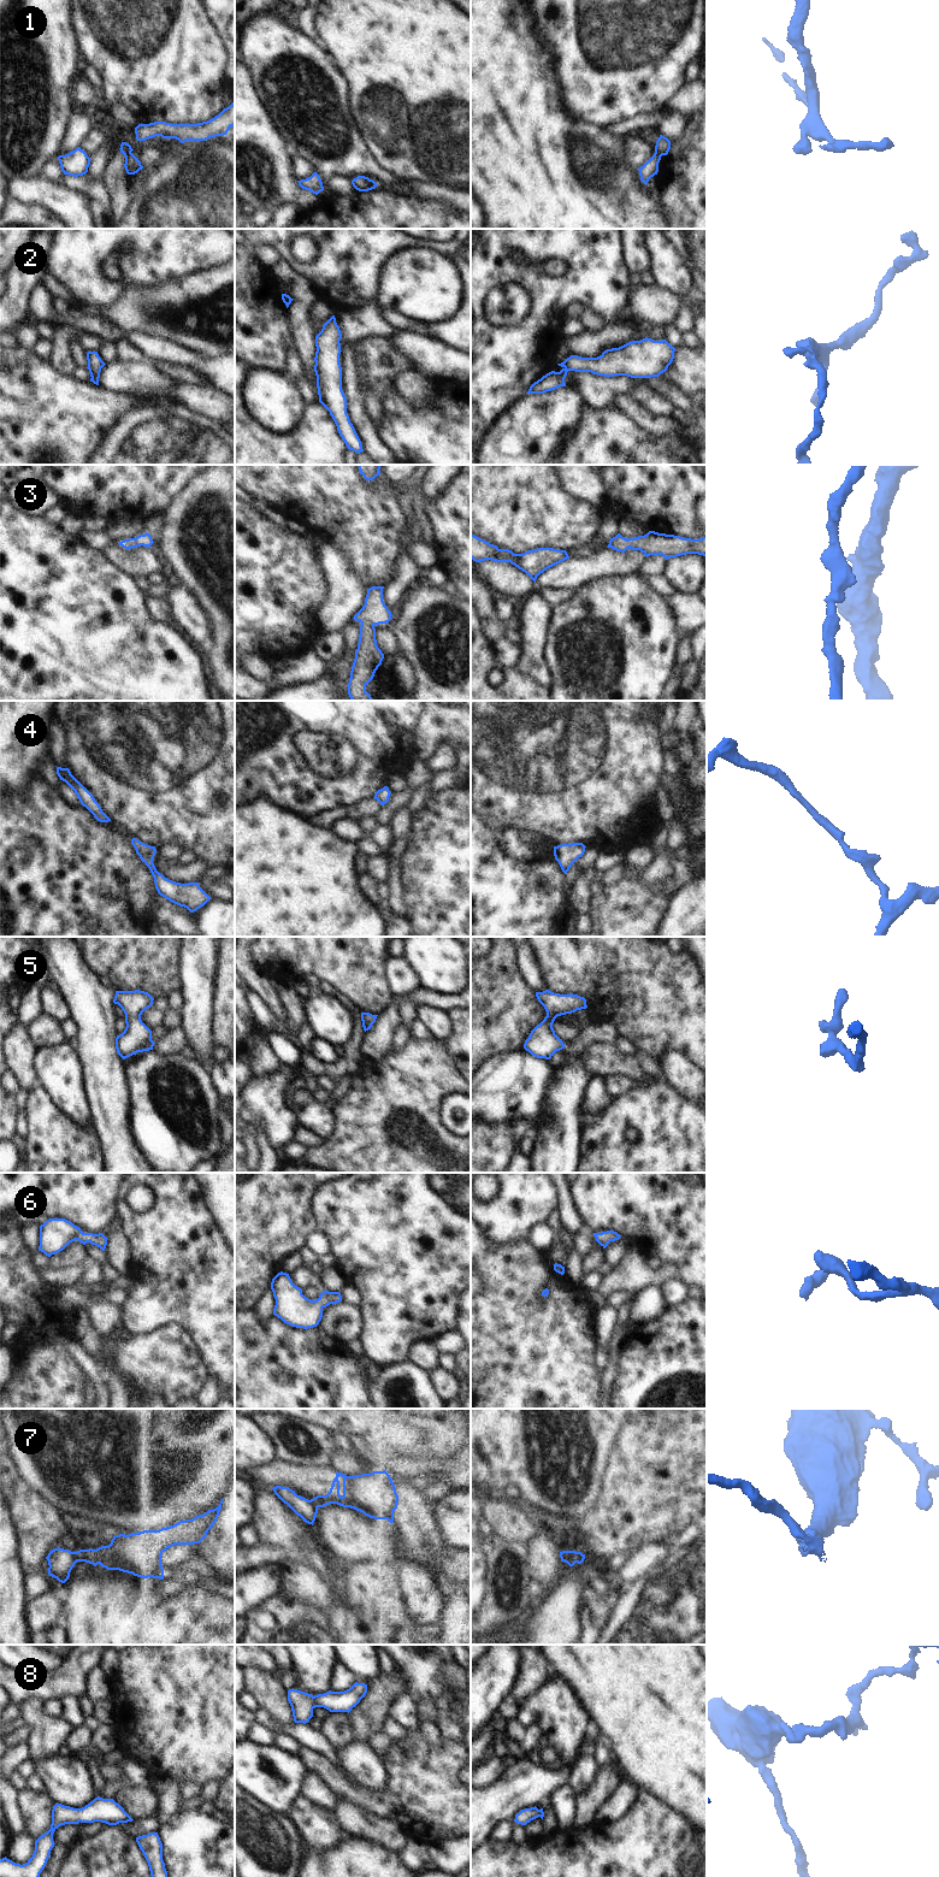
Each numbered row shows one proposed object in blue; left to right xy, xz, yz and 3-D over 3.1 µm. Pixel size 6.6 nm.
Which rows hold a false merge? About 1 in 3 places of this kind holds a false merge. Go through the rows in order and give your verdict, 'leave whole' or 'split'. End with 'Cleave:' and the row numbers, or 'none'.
1: split
2: leave whole
3: leave whole
4: leave whole
5: leave whole
6: leave whole
7: split
8: leave whole
Cleave: 1, 7

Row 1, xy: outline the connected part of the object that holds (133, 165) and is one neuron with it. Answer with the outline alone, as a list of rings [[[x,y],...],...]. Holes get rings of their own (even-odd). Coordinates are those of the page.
[[[132,153],[126,155],[124,167],[128,175],[135,175],[143,169],[141,161]]]

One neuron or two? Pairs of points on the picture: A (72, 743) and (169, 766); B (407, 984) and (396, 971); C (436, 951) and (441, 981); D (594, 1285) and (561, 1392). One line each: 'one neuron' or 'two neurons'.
A: one neuron
B: one neuron
C: one neuron
D: two neurons

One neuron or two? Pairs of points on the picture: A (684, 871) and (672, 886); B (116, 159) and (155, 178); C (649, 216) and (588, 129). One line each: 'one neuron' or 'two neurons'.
A: one neuron
B: two neurons
C: one neuron

